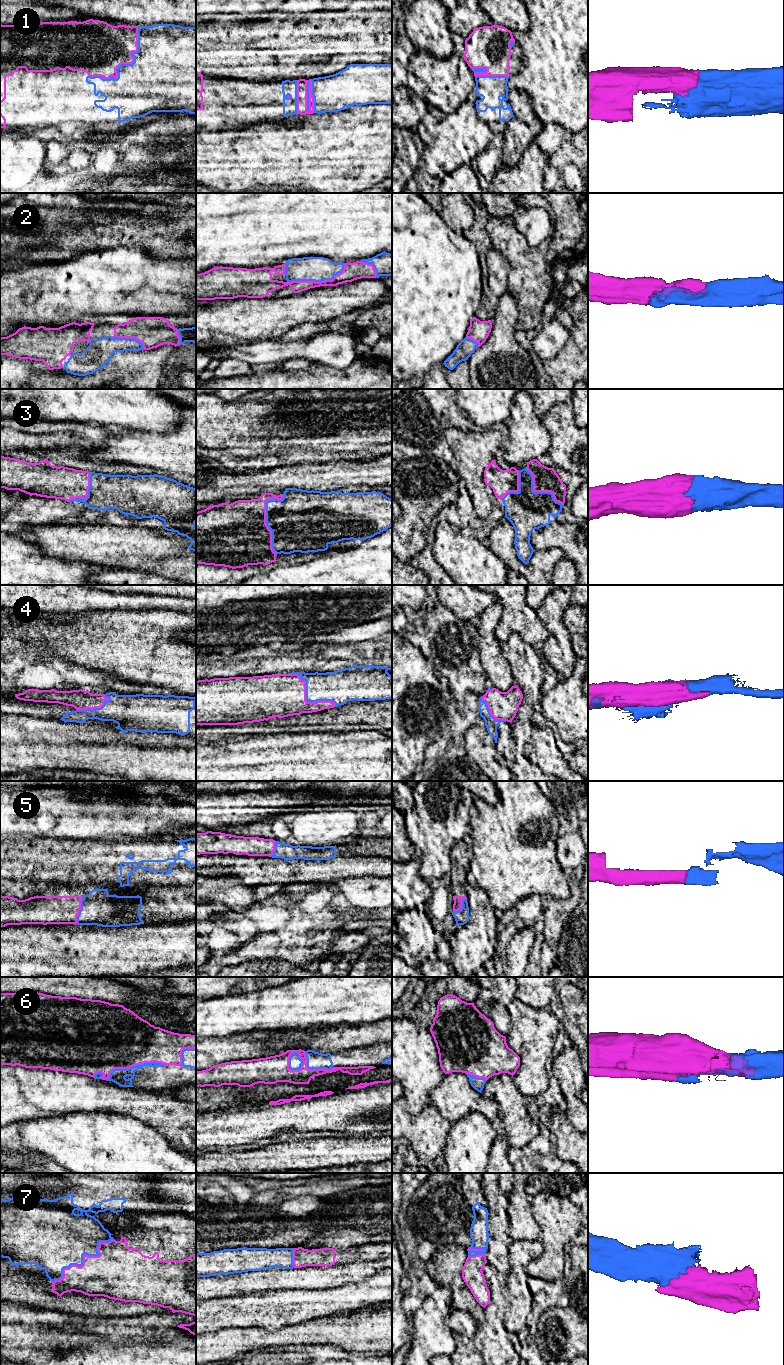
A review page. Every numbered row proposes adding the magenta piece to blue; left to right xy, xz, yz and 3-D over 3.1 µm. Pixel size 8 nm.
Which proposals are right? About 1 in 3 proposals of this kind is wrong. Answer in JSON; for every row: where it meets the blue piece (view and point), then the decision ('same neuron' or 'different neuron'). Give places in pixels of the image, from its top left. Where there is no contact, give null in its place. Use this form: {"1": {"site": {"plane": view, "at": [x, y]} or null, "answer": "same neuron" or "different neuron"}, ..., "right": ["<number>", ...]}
{"1": {"site": {"plane": "xy", "at": [125, 64]}, "answer": "same neuron"}, "2": {"site": {"plane": "xz", "at": [318, 281]}, "answer": "same neuron"}, "3": {"site": {"plane": "xz", "at": [266, 518]}, "answer": "same neuron"}, "4": {"site": {"plane": "xz", "at": [306, 697]}, "answer": "same neuron"}, "5": {"site": {"plane": "xy", "at": [80, 910]}, "answer": "same neuron"}, "6": {"site": {"plane": "xy", "at": [134, 1066]}, "answer": "same neuron"}, "7": {"site": {"plane": "xy", "at": [82, 1257]}, "answer": "same neuron"}, "right": ["1", "2", "3", "4", "5", "6", "7"]}

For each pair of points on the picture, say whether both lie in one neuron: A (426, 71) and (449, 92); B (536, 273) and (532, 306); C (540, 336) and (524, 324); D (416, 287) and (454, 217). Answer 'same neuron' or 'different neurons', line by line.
A: same neuron
B: same neuron
C: different neurons
D: different neurons

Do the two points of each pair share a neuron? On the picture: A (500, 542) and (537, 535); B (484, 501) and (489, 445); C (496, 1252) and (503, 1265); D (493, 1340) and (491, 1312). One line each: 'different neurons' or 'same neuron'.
A: different neurons
B: same neuron
C: same neuron
D: same neuron

